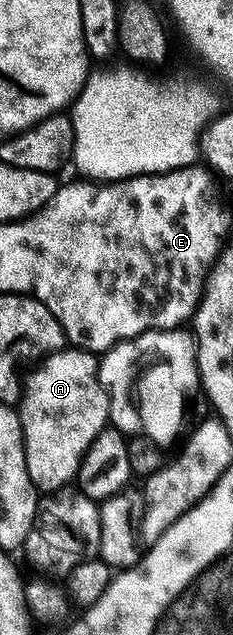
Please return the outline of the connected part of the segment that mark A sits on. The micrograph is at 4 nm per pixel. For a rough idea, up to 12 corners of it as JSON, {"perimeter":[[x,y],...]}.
{"perimeter":[[53,351],[18,404],[37,492],[67,487],[109,426],[91,351]]}

